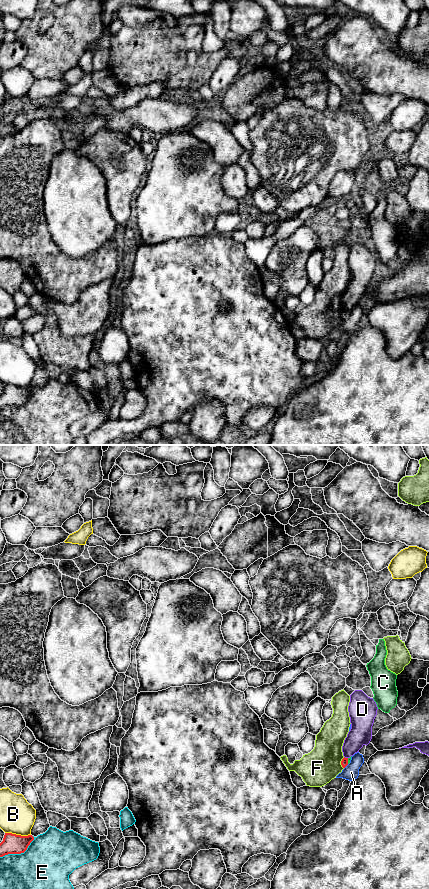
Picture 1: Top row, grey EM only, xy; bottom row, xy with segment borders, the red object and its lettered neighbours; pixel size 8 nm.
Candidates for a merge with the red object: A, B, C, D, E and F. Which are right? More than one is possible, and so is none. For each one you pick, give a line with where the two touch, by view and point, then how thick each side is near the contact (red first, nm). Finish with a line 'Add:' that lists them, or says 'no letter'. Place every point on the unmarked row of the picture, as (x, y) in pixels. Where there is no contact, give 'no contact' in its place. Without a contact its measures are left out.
C: xy (347, 313) | 60/20 nm
Add: C

